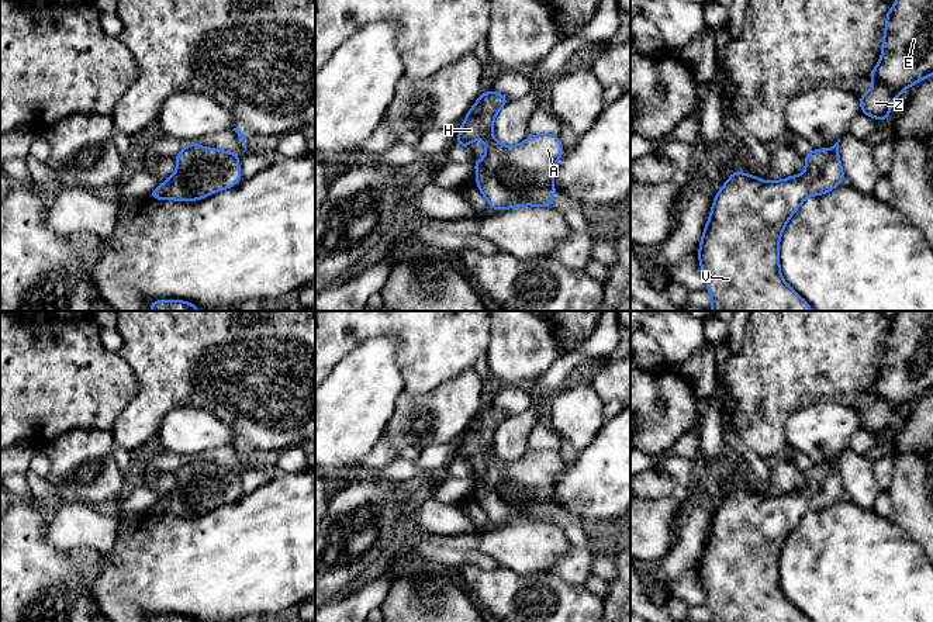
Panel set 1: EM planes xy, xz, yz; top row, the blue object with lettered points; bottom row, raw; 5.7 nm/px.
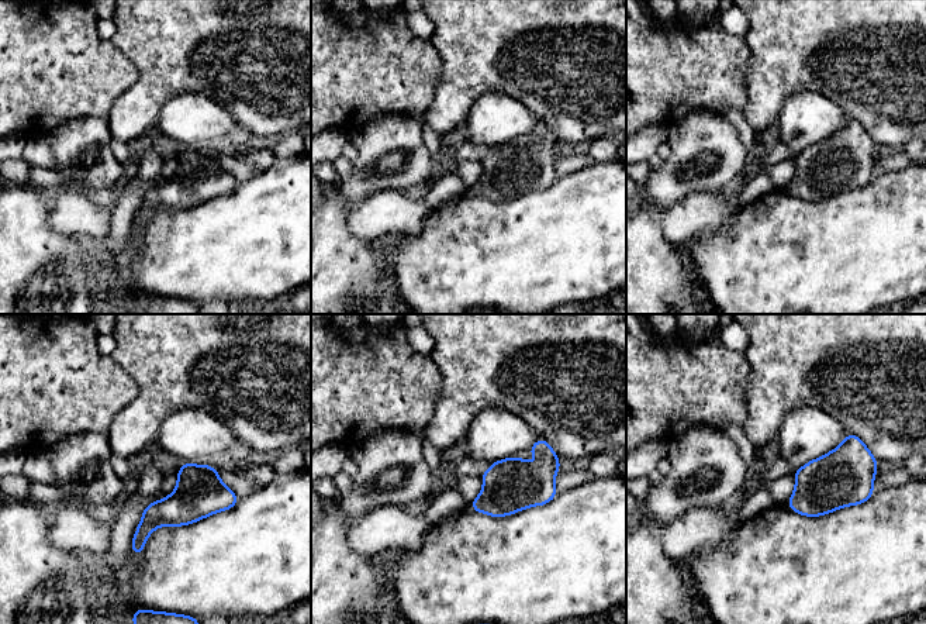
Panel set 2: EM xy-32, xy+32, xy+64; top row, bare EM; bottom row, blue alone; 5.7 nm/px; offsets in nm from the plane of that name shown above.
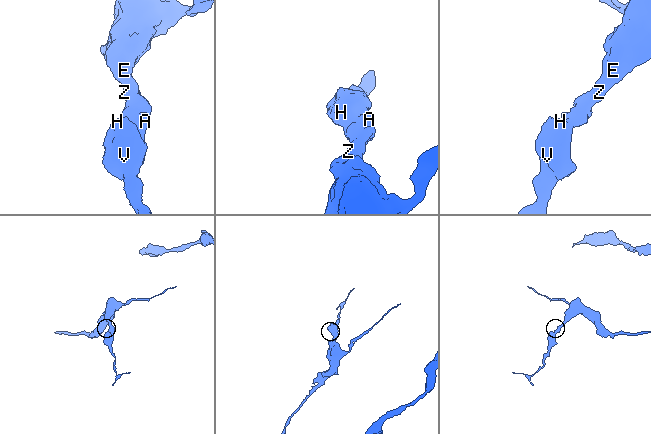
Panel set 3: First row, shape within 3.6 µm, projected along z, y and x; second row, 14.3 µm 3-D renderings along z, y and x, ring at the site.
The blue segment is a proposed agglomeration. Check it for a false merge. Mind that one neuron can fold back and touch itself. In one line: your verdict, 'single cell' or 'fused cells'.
single cell

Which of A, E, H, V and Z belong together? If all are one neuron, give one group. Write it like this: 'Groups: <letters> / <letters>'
Groups: A E H V Z

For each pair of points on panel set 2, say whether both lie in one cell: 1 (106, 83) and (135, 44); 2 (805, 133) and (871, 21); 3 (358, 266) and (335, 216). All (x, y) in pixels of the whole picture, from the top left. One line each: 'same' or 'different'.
1: different
2: different
3: same

